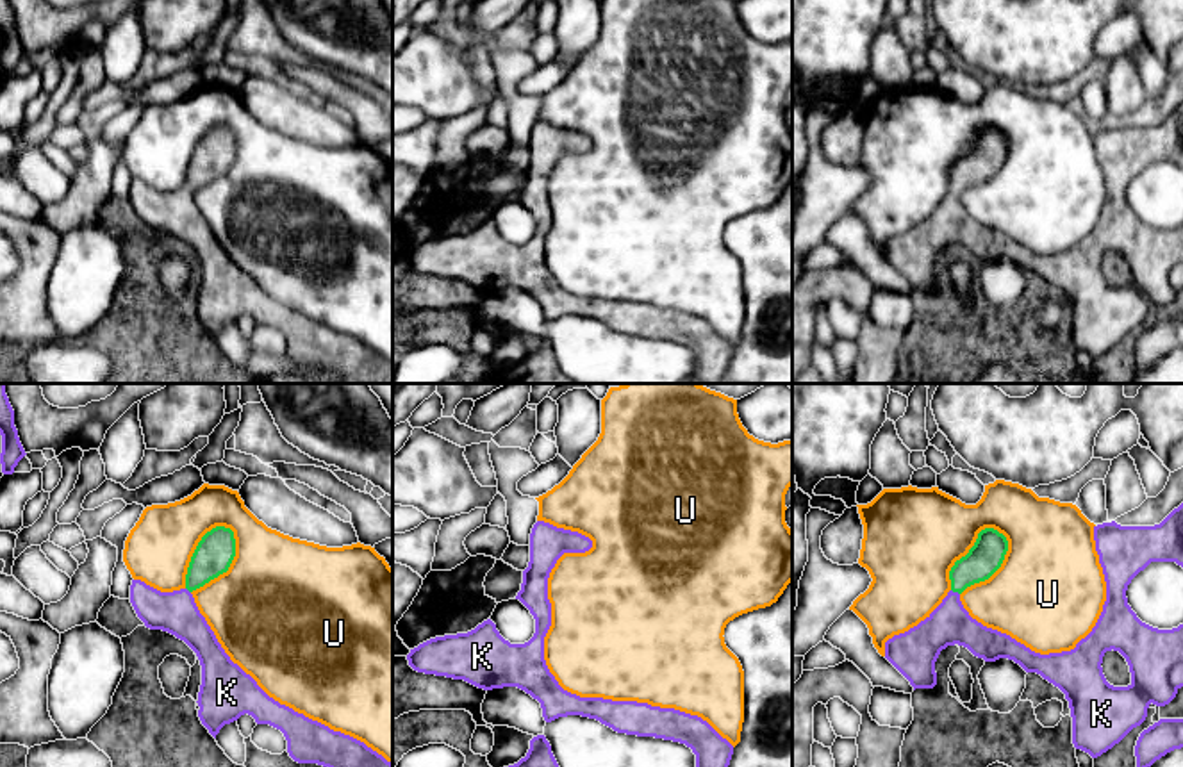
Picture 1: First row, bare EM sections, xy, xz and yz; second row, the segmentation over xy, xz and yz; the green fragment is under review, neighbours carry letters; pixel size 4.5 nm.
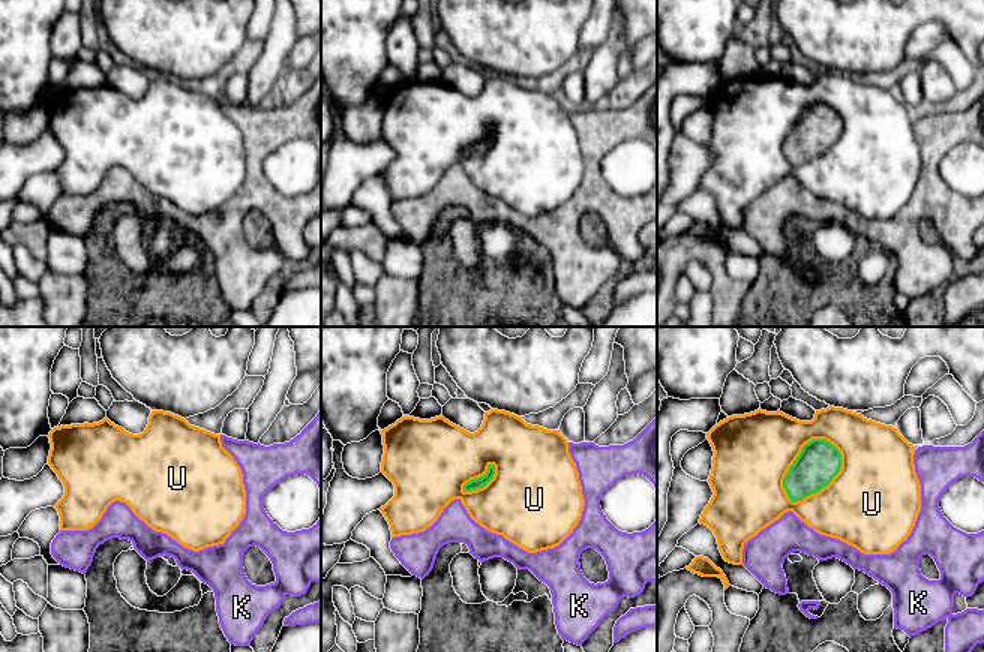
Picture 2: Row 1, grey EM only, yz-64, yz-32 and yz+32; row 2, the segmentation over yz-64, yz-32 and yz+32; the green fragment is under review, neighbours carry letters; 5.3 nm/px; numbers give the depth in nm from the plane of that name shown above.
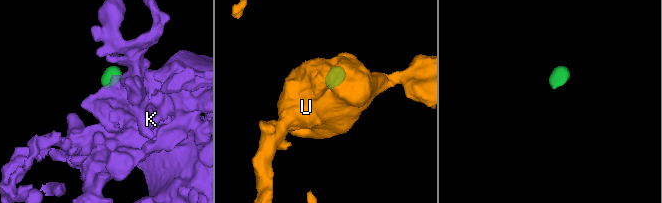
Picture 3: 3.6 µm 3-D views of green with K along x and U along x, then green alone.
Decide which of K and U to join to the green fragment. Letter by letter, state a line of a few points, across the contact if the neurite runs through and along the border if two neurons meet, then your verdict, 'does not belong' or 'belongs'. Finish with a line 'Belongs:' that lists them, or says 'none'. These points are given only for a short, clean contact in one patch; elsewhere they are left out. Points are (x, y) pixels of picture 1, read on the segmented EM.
K: yz (985, 557), (955, 591), (950, 623) | belongs
U: does not belong
Belongs: K

